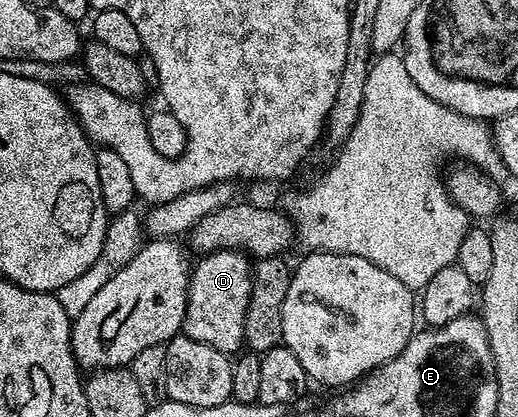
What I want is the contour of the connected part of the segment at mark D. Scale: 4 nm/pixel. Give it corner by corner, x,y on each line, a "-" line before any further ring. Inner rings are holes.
214,251
210,255
201,256
193,264
190,274
186,316
182,322
181,334
192,337
192,341
204,341
204,345
212,345
212,349
220,349
224,354
233,356
239,350
237,347
243,346
246,337
246,310
250,300
251,282
252,263
242,252

